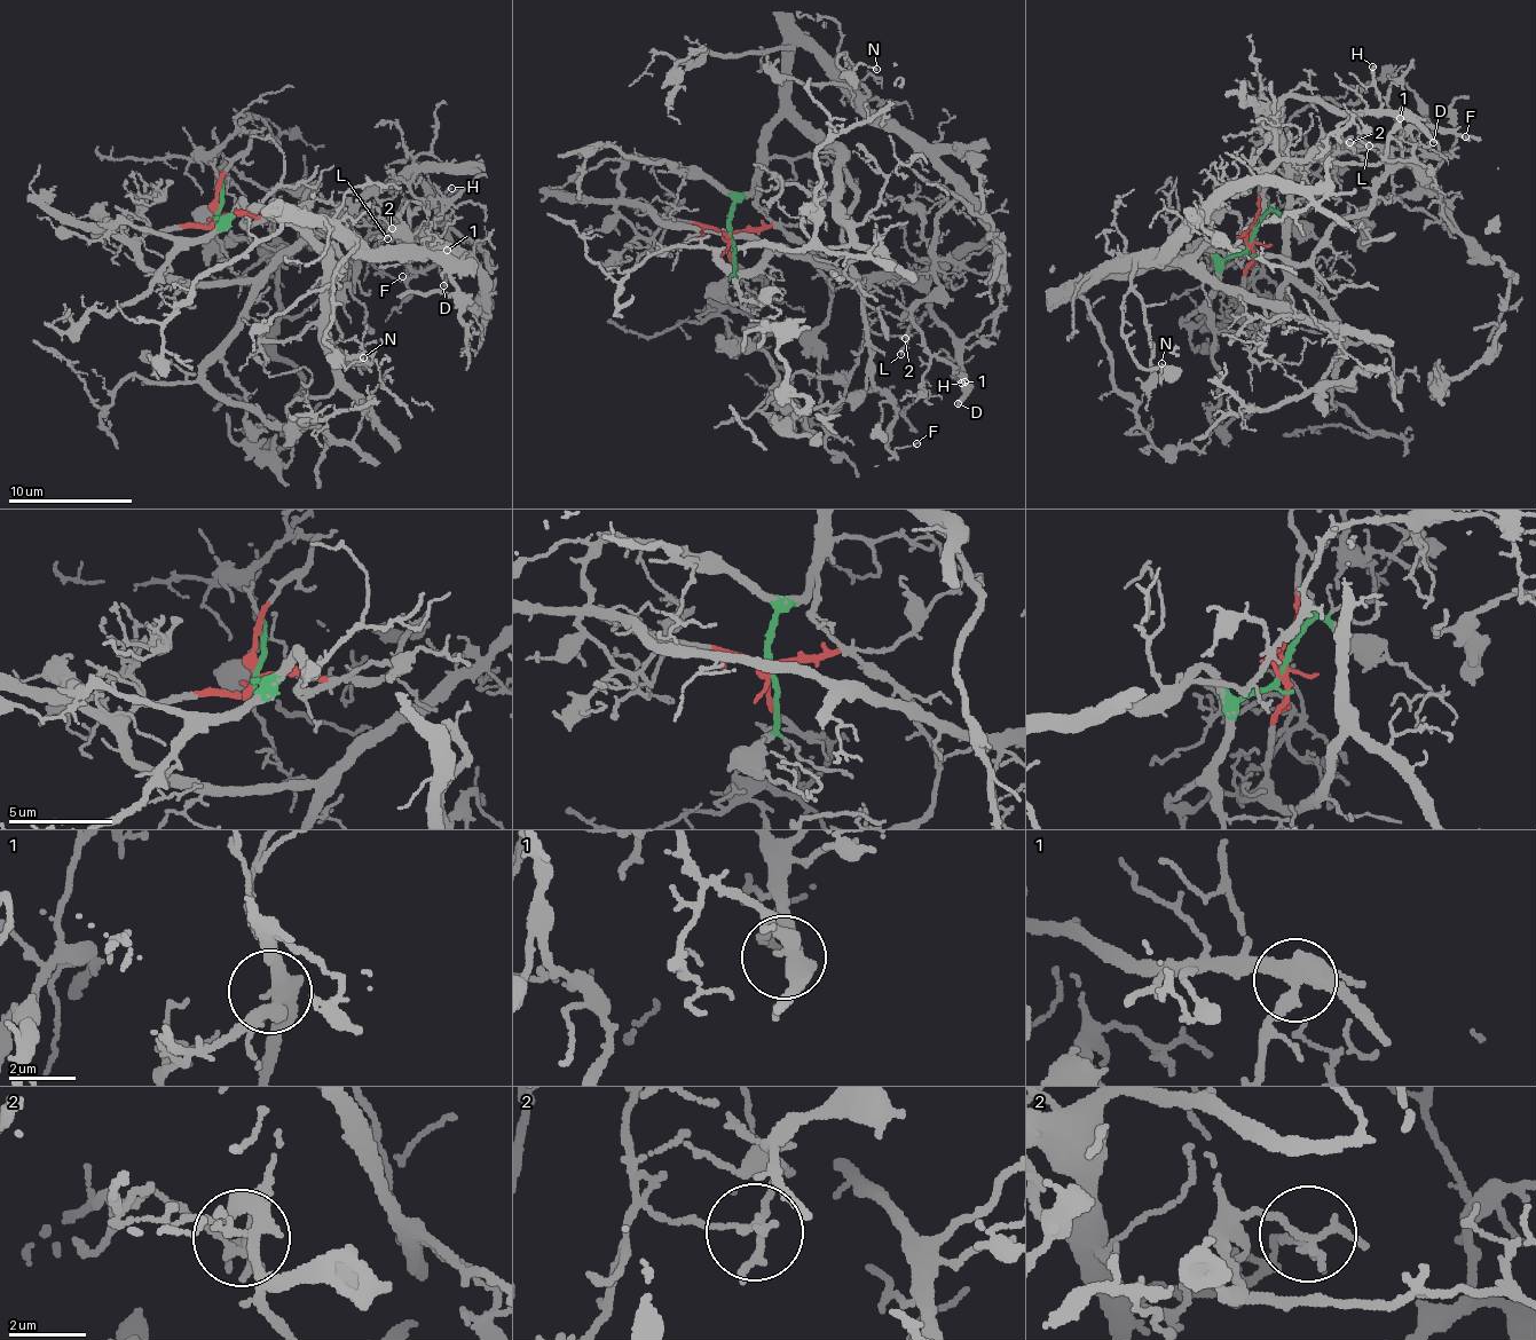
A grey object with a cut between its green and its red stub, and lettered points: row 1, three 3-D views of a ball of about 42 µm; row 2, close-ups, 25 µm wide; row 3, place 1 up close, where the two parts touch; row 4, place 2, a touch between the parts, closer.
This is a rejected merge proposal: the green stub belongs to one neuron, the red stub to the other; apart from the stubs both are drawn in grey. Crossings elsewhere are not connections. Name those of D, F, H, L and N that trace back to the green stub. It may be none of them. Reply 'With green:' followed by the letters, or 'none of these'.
With green: F, L, N

